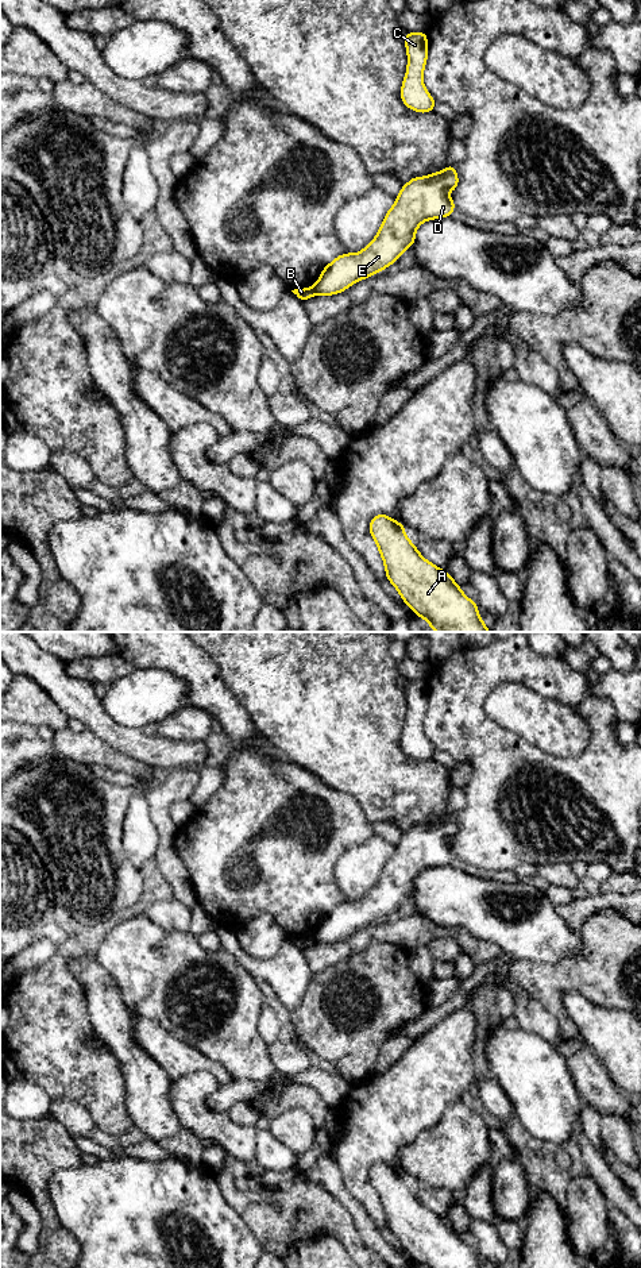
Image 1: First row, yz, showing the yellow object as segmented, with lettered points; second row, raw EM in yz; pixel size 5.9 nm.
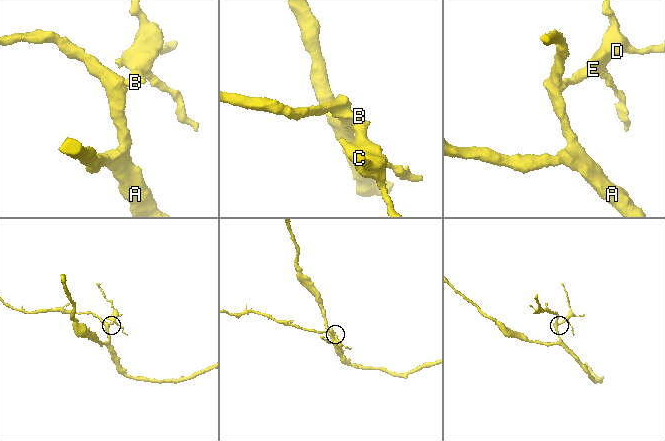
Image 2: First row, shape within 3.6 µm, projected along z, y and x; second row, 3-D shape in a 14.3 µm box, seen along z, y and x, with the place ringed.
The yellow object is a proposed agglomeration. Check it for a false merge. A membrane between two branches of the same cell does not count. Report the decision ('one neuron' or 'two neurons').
two neurons

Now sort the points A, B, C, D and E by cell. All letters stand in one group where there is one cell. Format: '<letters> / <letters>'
A B / C D E

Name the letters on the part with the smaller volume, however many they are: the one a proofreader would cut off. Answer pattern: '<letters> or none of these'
C, D, E

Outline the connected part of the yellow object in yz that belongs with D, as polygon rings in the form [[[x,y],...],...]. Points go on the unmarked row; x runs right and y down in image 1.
[[[452,813],[402,833],[377,884],[360,901],[345,901],[325,914],[313,934],[316,943],[337,943],[394,912],[413,894],[416,879],[424,870],[451,864],[456,855],[447,840],[455,841],[457,832],[459,825]]]

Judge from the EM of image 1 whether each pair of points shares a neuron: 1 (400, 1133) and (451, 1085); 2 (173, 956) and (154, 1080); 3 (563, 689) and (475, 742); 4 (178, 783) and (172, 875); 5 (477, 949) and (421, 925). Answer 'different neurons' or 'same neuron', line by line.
1: same neuron
2: different neurons
3: same neuron
4: same neuron
5: same neuron

